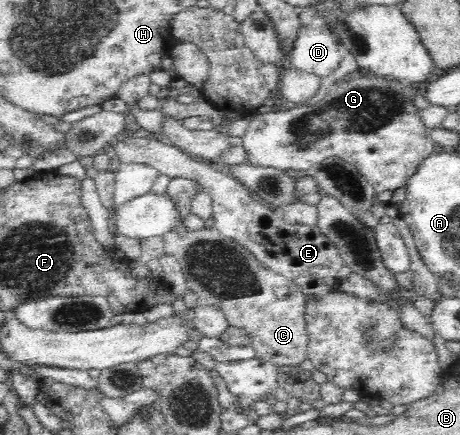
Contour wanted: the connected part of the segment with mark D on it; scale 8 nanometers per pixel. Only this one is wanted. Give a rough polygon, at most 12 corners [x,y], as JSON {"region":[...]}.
{"region":[[302,26],[287,65],[324,78],[343,61],[337,38]]}

